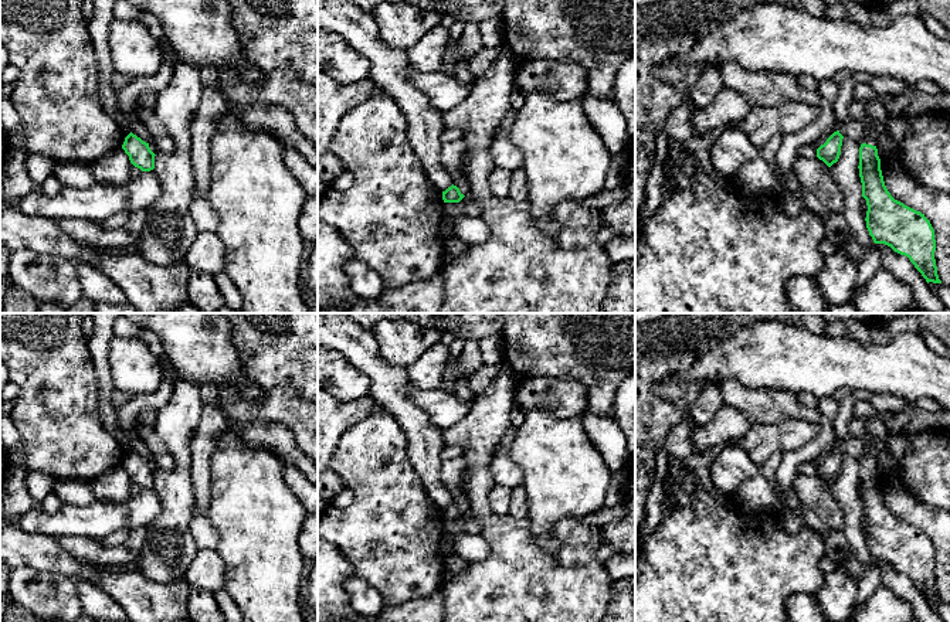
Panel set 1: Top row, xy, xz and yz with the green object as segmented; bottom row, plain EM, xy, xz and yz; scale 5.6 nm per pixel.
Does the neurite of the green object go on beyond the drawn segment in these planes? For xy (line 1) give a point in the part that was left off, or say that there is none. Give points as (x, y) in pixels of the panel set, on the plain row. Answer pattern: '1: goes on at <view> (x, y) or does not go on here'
1: does not go on here

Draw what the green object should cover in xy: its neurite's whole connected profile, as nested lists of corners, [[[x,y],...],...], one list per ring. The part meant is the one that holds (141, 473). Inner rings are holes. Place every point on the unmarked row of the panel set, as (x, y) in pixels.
[[[132,449],[125,455],[122,466],[129,473],[130,480],[142,489],[150,489],[155,486],[155,470],[150,468],[149,460]]]

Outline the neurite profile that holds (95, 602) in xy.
[[[81,579],[77,585],[81,612],[94,621],[128,621],[123,608],[98,584]]]

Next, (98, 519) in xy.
[[[140,487],[122,503],[94,500],[88,506],[64,504],[55,514],[31,509],[11,523],[33,534],[82,536],[101,541],[116,530],[147,526],[160,513],[162,502],[155,487]]]

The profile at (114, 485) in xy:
[[[122,465],[91,480],[95,500],[122,503],[129,497],[130,477]]]

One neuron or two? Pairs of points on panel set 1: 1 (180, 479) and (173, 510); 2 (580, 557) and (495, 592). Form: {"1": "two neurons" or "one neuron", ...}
{"1": "one neuron", "2": "one neuron"}

